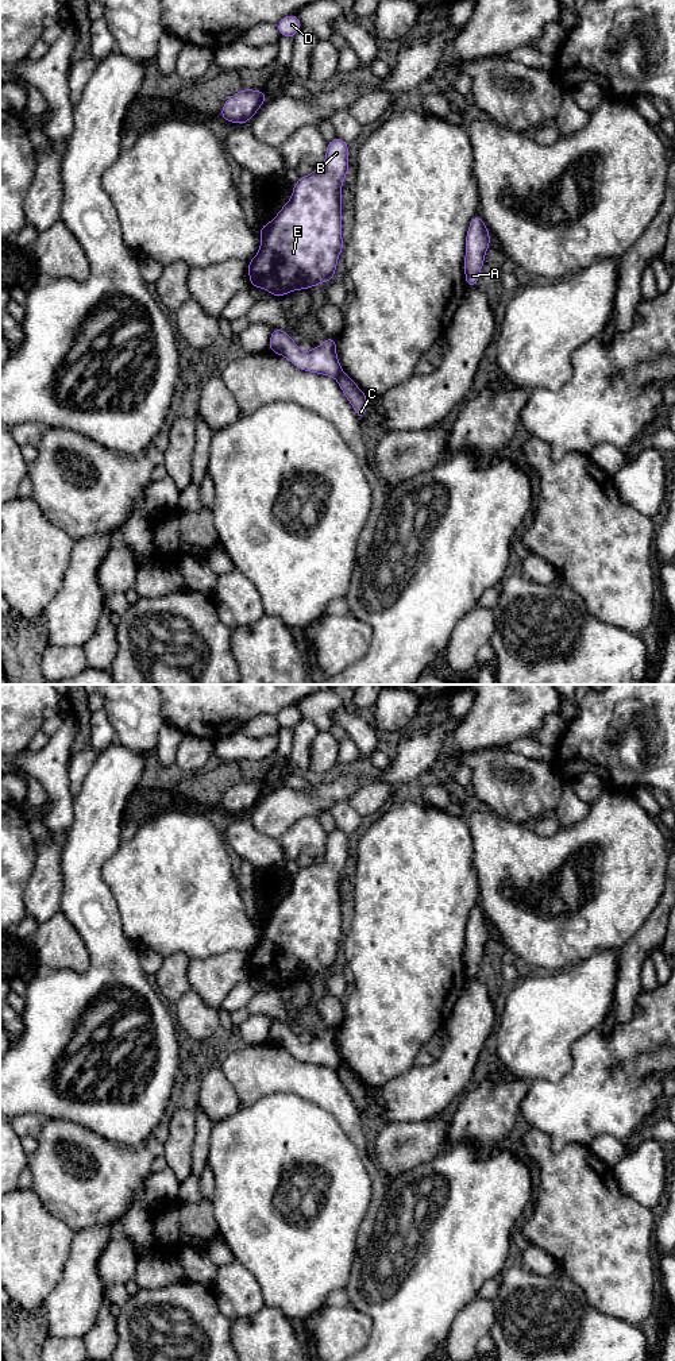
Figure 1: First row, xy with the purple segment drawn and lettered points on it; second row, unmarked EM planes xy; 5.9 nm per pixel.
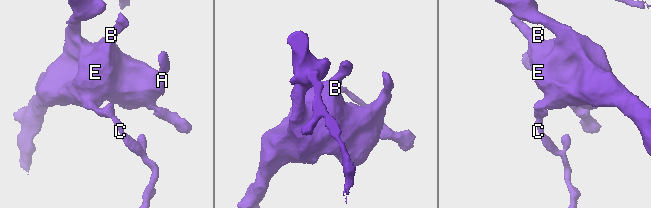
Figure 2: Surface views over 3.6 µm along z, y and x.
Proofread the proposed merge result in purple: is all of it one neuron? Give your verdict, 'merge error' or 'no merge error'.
merge error

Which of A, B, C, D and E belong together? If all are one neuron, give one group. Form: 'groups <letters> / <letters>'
groups A B D E / C

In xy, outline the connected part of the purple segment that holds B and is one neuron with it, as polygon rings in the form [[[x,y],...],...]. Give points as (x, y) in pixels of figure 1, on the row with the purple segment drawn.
[[[340,138],[327,142],[325,161],[313,173],[300,177],[290,200],[259,230],[261,248],[248,261],[250,288],[270,292],[275,298],[293,290],[312,289],[335,278],[342,239],[342,186],[347,171],[348,143]]]

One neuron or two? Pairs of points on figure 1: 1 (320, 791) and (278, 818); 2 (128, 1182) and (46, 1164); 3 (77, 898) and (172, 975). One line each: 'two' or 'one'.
1: one
2: one
3: two

